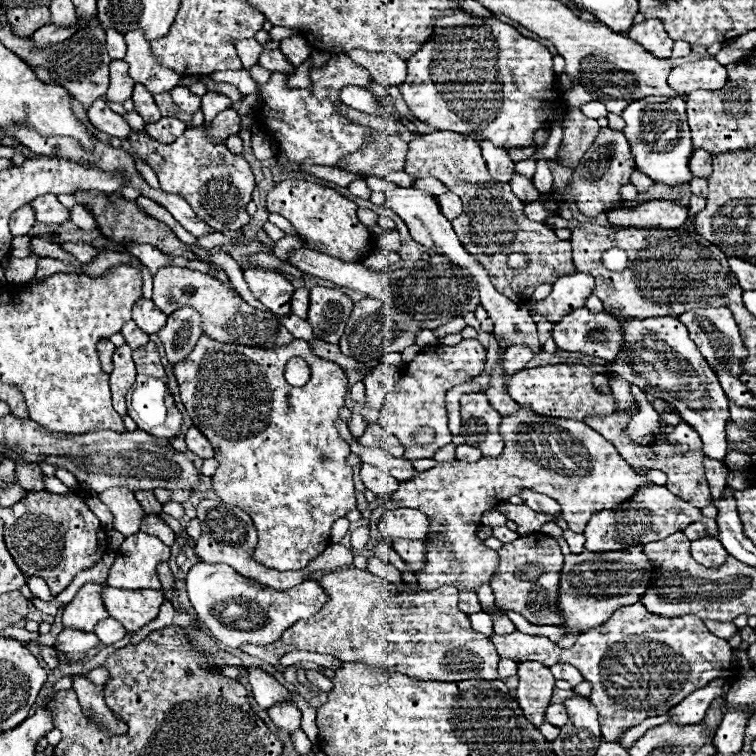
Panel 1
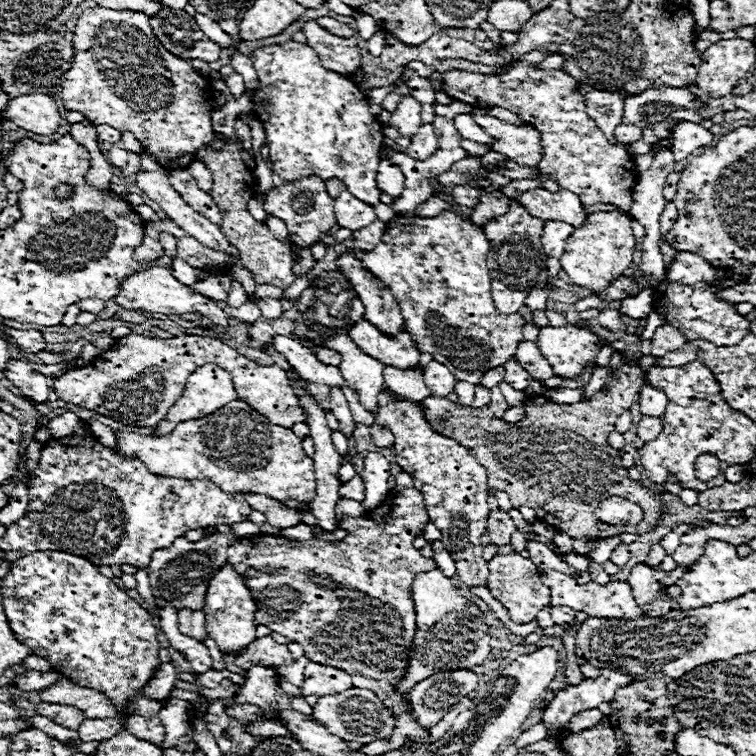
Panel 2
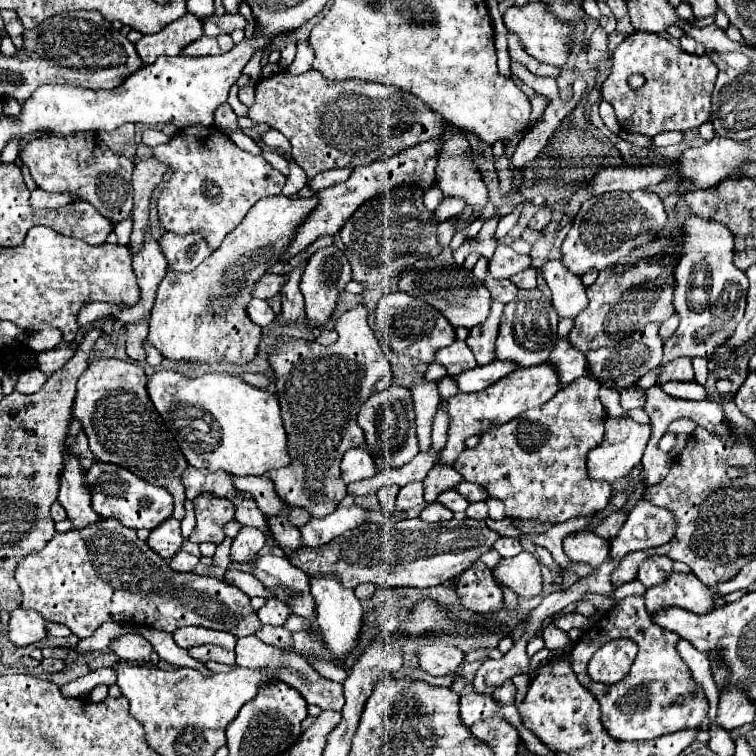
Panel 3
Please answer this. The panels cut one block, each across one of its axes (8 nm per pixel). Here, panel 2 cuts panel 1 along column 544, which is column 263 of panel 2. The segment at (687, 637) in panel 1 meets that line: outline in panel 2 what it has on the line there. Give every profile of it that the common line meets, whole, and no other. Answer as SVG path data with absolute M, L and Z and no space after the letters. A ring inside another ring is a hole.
M270 636L264 638L256 638L252 644L248 644L244 648L242 654L236 656L236 664L244 670L256 666L256 664L264 664L264 666L288 666L292 664L292 656L288 652L288 648L284 644L276 644Z

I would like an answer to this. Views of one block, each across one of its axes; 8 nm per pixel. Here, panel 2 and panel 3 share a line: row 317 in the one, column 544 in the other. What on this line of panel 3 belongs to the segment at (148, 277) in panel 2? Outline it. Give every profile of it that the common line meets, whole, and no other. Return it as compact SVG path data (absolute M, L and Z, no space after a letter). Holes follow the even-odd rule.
M546 204L542 210L538 210L538 214L528 222L528 228L532 230L542 230L548 222L552 220L552 206Z

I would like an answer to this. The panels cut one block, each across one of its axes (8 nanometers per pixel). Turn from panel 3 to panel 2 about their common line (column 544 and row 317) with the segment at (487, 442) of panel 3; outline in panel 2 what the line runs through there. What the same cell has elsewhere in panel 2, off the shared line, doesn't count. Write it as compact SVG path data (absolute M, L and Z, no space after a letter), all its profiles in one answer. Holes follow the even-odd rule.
M442 212L436 218L398 214L390 224L386 224L384 238L374 250L352 252L364 268L368 268L378 280L382 280L390 288L404 316L404 328L418 344L416 348L420 352L432 354L434 360L448 364L456 380L468 380L470 384L478 384L484 372L506 364L514 356L516 346L522 340L522 328L526 324L520 314L498 316L494 300L490 296L492 278L486 268L488 248L490 244L482 232L482 226L458 218L452 212Z

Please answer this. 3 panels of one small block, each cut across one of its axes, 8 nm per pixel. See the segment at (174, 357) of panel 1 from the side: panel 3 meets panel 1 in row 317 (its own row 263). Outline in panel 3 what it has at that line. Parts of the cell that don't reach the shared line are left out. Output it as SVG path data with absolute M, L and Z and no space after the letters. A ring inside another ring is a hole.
M166 232L160 238L160 246L168 266L174 270L194 270L206 256L210 256L210 248L204 244L200 232L190 232L188 236Z

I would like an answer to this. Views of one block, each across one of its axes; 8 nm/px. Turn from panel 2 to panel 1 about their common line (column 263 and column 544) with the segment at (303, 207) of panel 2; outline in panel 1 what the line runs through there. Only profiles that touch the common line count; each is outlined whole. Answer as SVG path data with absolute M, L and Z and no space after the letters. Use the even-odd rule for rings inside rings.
M600 128L600 134L596 136L594 144L588 148L584 154L584 160L580 160L578 168L574 170L574 178L570 182L568 192L548 192L542 198L548 202L548 208L558 212L558 200L574 200L578 204L578 210L584 216L596 216L610 208L612 204L620 204L620 186L628 184L630 174L634 172L634 156L630 152L628 140L624 138L622 132L612 130L612 128Z

